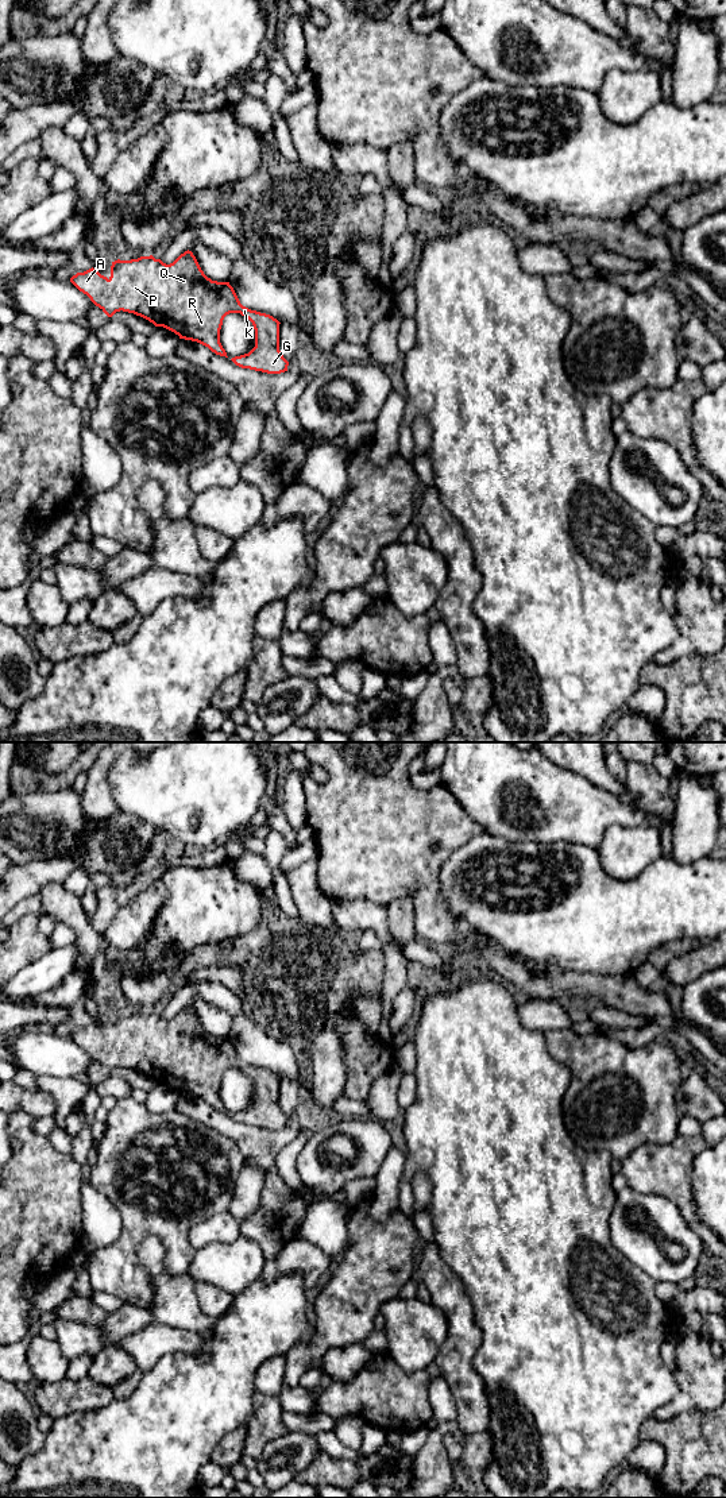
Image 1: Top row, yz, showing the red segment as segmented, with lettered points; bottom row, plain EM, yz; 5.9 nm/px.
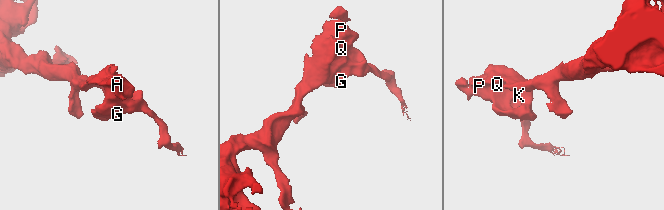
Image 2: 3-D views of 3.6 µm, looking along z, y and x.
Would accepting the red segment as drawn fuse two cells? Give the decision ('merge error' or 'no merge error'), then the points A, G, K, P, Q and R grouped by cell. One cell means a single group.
no merge error; A G K P Q R

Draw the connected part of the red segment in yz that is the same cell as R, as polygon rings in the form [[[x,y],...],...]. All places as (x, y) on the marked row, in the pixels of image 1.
[[[189,250],[170,265],[152,255],[117,259],[112,262],[109,278],[92,267],[73,275],[70,282],[108,317],[120,310],[134,313],[225,358],[220,343],[223,320],[229,313],[240,313],[254,325],[255,347],[231,360],[267,374],[287,371],[289,362],[279,351],[281,323],[243,306],[229,282],[208,278]]]

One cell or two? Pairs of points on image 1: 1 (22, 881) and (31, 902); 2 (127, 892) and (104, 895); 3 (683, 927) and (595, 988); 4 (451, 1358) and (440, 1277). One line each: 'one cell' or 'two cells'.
1: two cells
2: two cells
3: two cells
4: one cell

